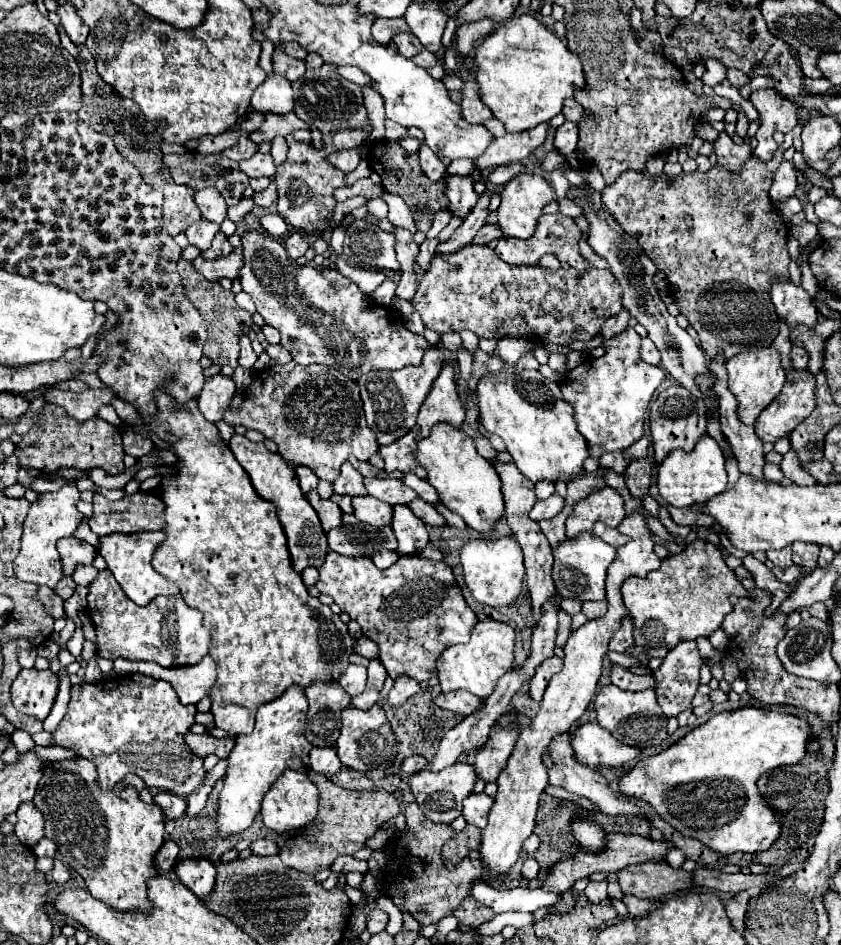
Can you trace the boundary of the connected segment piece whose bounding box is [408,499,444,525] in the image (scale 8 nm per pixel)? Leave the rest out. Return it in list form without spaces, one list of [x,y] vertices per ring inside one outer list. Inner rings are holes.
[[[414,499],[412,503],[408,503],[408,507],[418,515],[418,519],[422,519],[428,525],[444,525],[444,519],[430,503],[426,503],[422,499]]]

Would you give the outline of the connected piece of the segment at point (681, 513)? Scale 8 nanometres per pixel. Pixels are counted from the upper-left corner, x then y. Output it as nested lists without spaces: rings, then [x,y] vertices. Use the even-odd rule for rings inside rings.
[[[702,505],[688,507],[688,509],[678,509],[678,507],[666,507],[666,509],[678,525],[702,525],[702,527],[714,525],[714,519],[702,513]]]

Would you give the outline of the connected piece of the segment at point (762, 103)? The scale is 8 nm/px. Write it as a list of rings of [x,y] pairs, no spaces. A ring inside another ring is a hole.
[[[756,89],[750,93],[750,101],[758,111],[758,133],[756,133],[756,149],[754,153],[760,159],[770,159],[776,151],[776,143],[772,139],[774,131],[788,133],[798,123],[798,107],[782,97],[776,89]]]

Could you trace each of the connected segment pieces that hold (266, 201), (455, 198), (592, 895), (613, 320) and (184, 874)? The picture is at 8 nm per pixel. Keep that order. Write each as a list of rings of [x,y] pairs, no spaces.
[[[270,181],[270,185],[264,191],[254,193],[254,203],[260,205],[260,207],[264,207],[264,209],[274,207],[274,203],[276,203],[276,183]]]
[[[448,177],[446,197],[450,201],[448,211],[452,213],[452,217],[466,217],[478,199],[474,191],[474,181],[468,177]]]
[[[590,881],[588,887],[584,889],[586,897],[592,901],[592,903],[600,903],[604,901],[608,895],[606,895],[606,881]]]
[[[622,309],[618,315],[608,317],[604,321],[604,327],[600,329],[602,341],[608,341],[608,339],[614,339],[616,335],[620,335],[628,327],[628,321],[630,321],[630,313],[626,309]]]
[[[182,859],[174,865],[174,875],[194,895],[198,895],[198,899],[204,899],[214,887],[216,867],[208,859]]]

